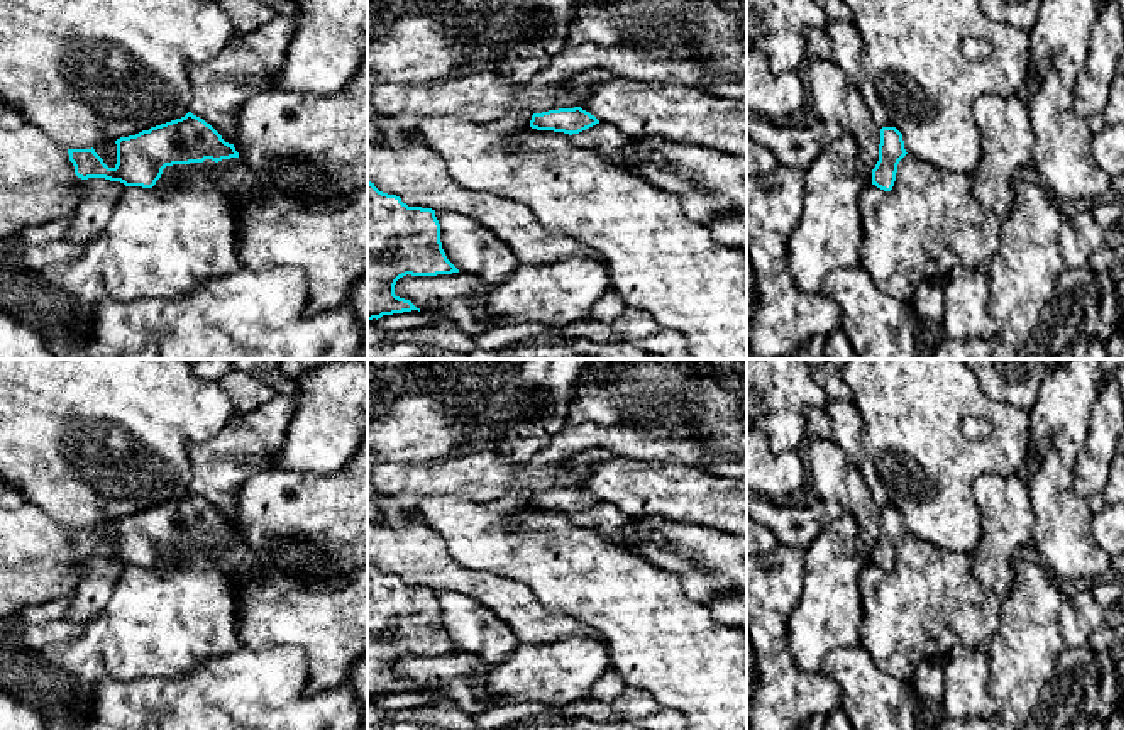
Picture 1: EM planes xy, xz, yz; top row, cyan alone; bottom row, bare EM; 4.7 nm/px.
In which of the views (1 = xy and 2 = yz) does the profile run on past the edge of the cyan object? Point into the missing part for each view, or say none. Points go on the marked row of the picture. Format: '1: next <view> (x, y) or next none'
1: next xy (329, 244)
2: next none

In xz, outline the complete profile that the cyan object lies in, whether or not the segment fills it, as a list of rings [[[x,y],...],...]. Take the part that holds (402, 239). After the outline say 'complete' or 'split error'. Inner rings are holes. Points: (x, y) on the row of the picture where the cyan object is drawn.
[[[367,180],[367,322],[383,315],[420,312],[410,300],[395,295],[395,285],[400,278],[452,273],[459,273],[459,269],[442,249],[435,210],[408,207],[400,196],[379,191]]]; complete

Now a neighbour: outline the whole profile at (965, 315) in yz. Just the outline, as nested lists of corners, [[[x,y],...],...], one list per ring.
[[[953,266],[943,279],[945,313],[941,327],[945,339],[967,340],[972,337],[994,339],[999,322],[987,308],[987,273]]]

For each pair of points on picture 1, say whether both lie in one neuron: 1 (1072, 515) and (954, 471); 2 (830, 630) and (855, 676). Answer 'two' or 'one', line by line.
1: two
2: two

